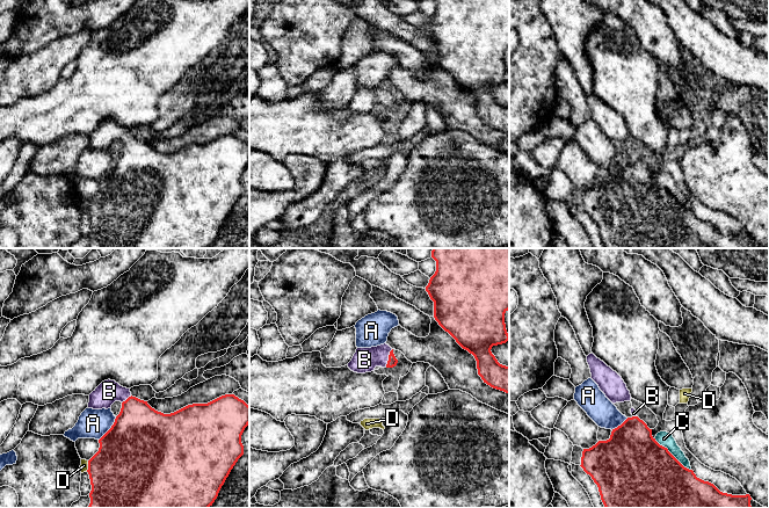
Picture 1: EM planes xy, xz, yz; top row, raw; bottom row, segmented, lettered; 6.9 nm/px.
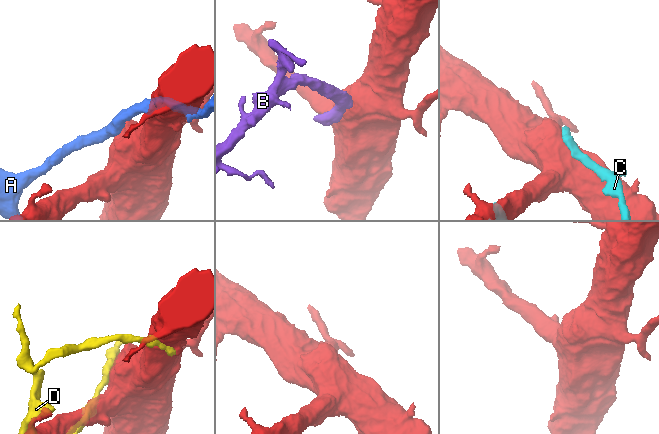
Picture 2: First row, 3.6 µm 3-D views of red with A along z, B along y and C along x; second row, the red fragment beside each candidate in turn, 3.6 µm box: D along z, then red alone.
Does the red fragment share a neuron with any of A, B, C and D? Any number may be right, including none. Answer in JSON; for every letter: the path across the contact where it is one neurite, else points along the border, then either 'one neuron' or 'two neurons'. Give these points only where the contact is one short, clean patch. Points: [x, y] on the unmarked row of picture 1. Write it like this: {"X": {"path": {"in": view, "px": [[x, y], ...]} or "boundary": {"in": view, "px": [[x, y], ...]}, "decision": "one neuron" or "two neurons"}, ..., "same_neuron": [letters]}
{"A": {"decision": "two neurons"}, "B": {"path": {"in": "xz", "px": [[392, 101], [389, 99], [364, 100]]}, "decision": "one neuron"}, "C": {"decision": "two neurons"}, "D": {"decision": "two neurons"}, "same_neuron": ["B"]}

